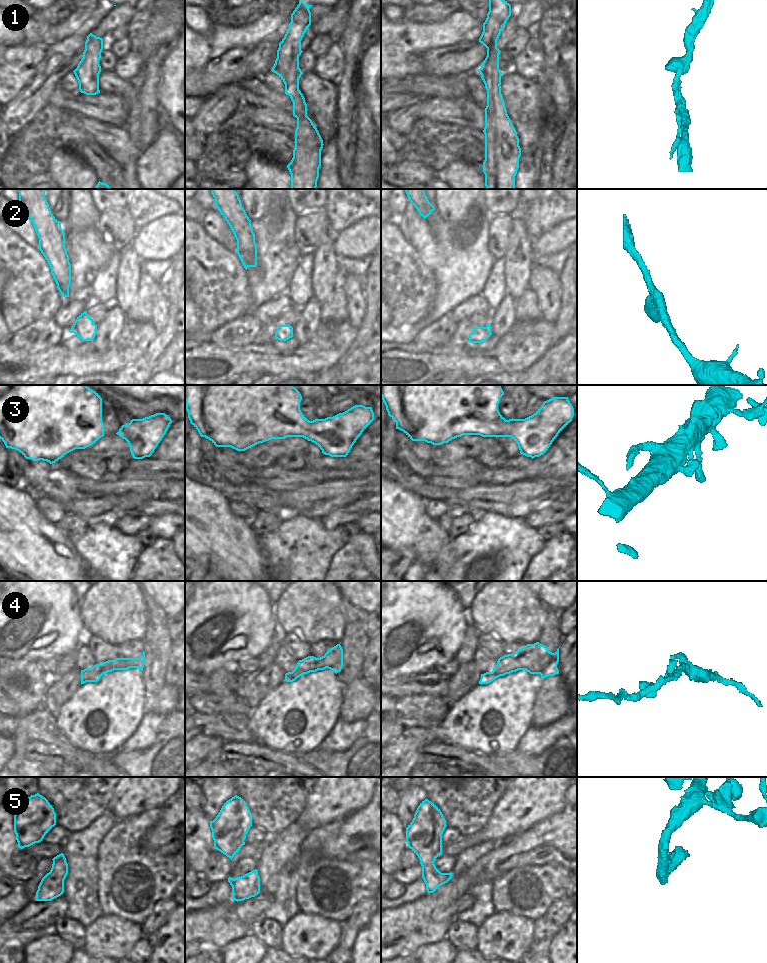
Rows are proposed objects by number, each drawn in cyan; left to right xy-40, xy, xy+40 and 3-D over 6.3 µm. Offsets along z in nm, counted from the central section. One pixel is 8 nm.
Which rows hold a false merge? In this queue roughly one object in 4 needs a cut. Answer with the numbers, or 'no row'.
1

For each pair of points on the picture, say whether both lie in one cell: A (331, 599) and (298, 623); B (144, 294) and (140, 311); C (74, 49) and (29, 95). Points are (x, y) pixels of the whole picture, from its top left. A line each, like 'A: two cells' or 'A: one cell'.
A: one cell
B: one cell
C: one cell

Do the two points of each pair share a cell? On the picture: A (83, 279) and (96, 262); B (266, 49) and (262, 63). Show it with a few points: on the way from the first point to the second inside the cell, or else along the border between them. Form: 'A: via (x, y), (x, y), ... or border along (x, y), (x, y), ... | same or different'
A: border along (73, 254), (94, 273) | different
B: via (265, 52), (262, 60) | same

